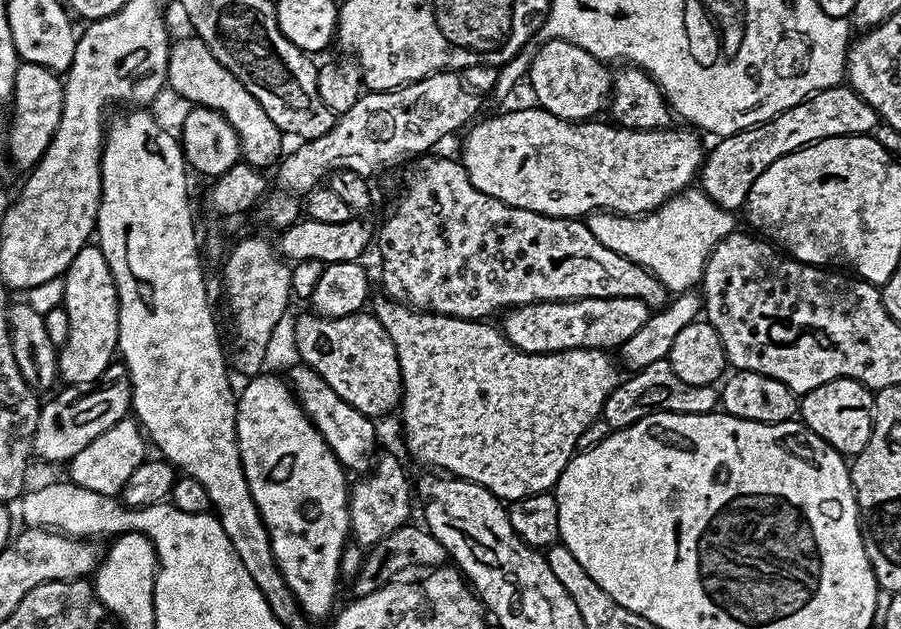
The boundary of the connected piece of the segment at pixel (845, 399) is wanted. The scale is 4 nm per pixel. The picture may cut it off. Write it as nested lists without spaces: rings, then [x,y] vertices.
[[[838,378],[834,382],[826,382],[814,390],[803,393],[798,400],[799,419],[807,428],[814,430],[814,434],[818,434],[818,438],[822,438],[831,448],[838,450],[840,455],[845,458],[855,458],[866,446],[866,442],[870,442],[873,411],[873,393],[864,384],[859,384],[858,381],[850,378]]]

